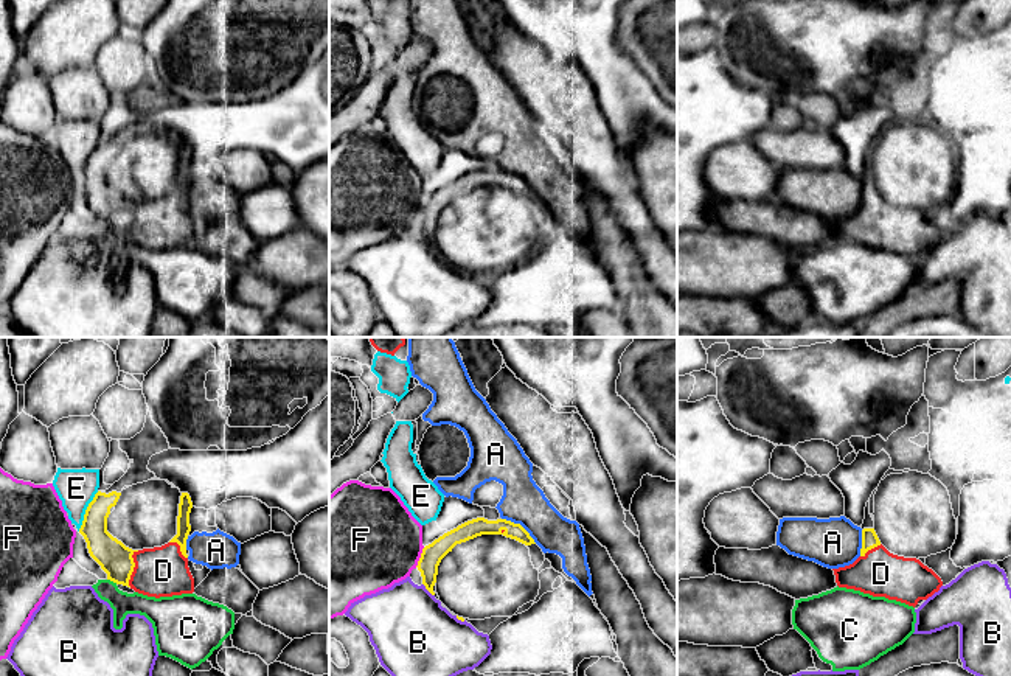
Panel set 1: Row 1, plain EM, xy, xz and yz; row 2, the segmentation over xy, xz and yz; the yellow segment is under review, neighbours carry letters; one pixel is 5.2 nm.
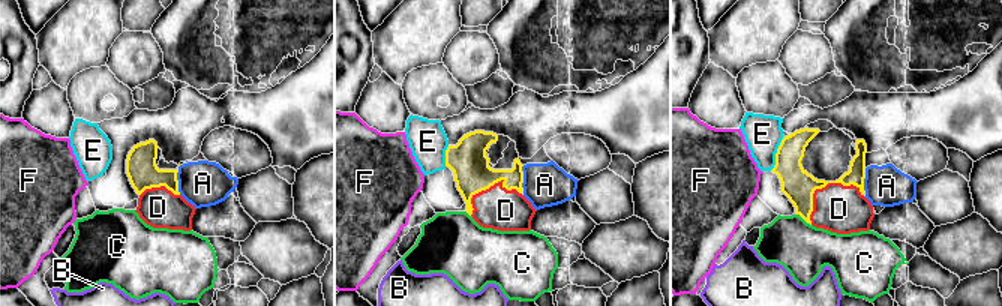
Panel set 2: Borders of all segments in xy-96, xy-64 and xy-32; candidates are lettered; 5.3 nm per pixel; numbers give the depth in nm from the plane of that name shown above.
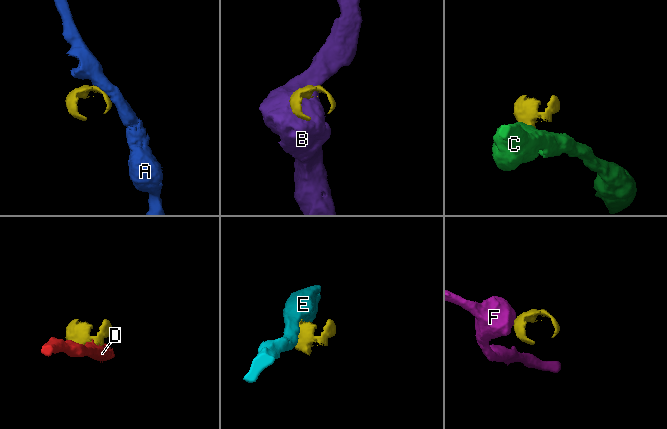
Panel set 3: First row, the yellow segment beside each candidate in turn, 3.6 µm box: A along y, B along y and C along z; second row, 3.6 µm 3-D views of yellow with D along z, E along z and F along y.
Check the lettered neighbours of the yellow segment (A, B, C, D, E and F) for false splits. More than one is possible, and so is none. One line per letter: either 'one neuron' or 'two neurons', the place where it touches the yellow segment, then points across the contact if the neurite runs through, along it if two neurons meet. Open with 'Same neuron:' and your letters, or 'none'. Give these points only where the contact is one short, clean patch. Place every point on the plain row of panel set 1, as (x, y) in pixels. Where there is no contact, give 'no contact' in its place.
Same neuron: D
A: two neurons | xz (521, 177) | along xz (502, 170), (517, 174), (536, 195)
B: two neurons | xz (427, 241) | along xz (423, 235), (434, 247)
C: two neurons | xy (112, 232) | along xy (107, 230), (117, 235)
D: one neuron | xy (134, 218) | across xy (112, 207), (123, 218), (134, 218), (142, 223), (163, 223)
E: two neurons | xy (86, 163)
F: two neurons | xz (421, 209) | along xz (424, 199), (415, 218)

